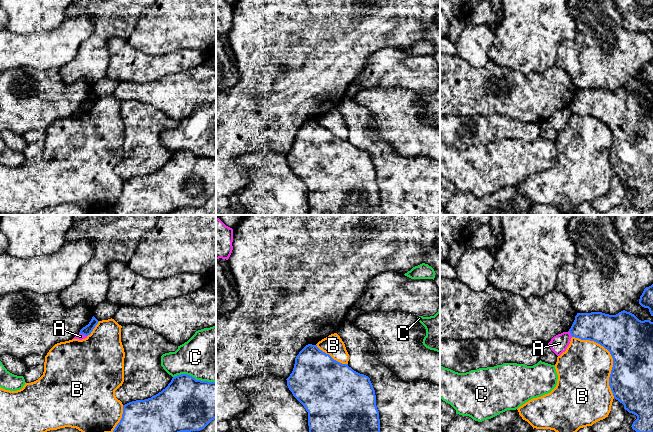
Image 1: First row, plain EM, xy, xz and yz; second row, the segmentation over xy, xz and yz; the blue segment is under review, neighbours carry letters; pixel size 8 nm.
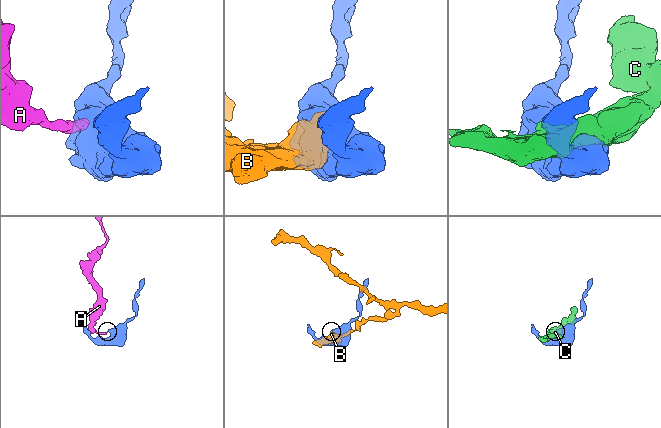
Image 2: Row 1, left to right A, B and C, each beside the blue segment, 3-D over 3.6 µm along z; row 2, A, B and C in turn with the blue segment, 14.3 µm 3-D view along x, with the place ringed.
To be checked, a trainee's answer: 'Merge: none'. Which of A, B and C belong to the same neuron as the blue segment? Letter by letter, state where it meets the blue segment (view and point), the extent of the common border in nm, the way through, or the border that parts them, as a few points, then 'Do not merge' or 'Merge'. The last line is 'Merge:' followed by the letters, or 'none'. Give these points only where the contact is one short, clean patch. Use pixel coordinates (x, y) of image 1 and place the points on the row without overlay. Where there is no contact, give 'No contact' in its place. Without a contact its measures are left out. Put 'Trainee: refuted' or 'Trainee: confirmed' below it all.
A: Touches blue at yz (570, 109). Shared border 60 nm. Boundary: yz (568, 107), (572, 112). Do not merge
B: Touches blue at yz (611, 131). Shared border 600 nm. Do not merge
C: Touches blue at xy (193, 153). Shared border 340 nm. Do not merge
Merge: none
Trainee: confirmed

